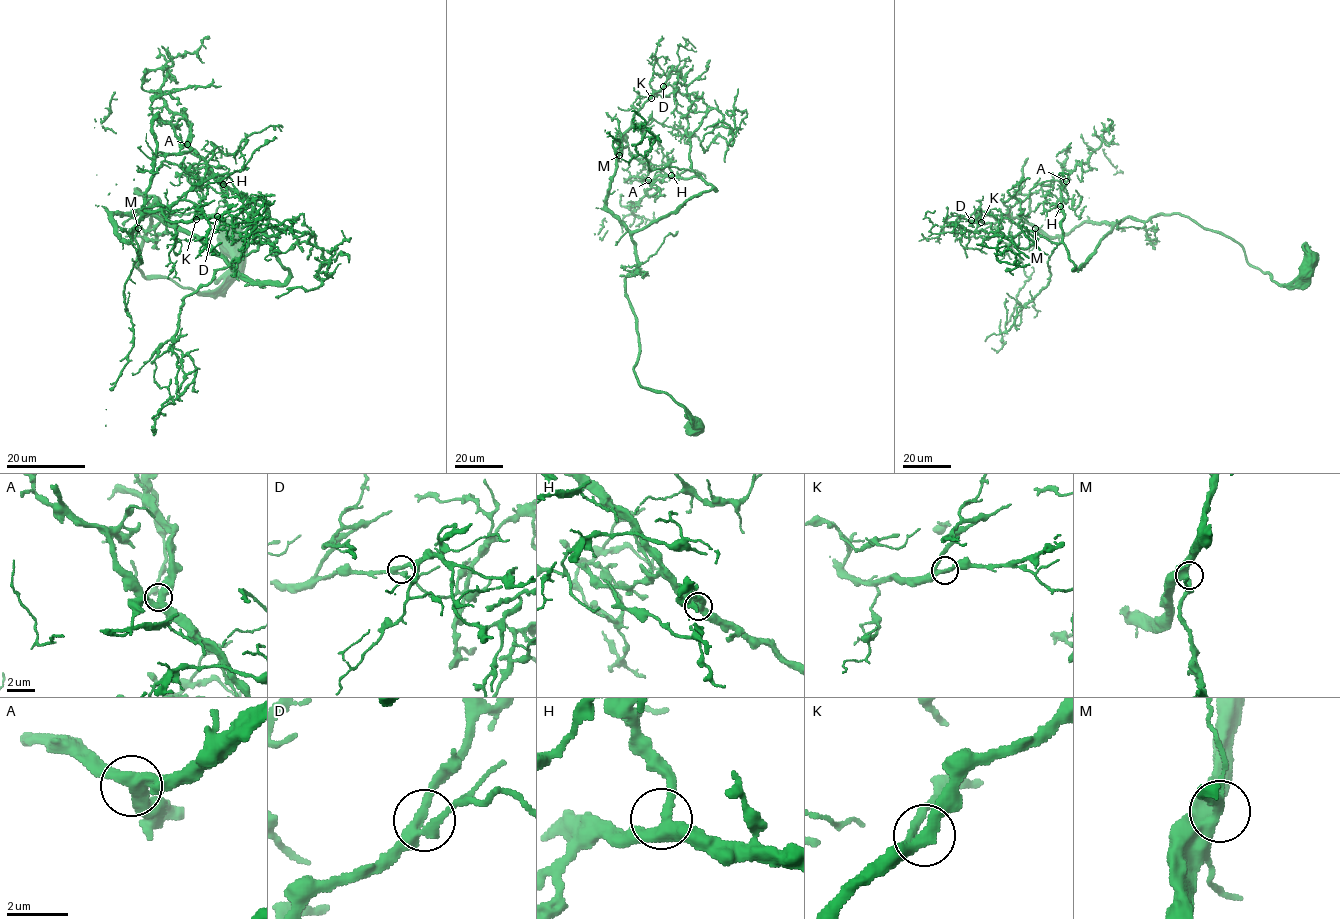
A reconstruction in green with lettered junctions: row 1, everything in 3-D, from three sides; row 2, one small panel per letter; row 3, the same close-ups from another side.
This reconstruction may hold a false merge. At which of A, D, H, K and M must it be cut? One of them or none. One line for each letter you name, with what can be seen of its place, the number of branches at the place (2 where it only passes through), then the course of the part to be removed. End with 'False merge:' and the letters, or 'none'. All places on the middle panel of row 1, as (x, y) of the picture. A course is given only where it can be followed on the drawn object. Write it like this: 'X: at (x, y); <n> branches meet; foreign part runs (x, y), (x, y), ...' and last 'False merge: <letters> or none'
False merge: none

